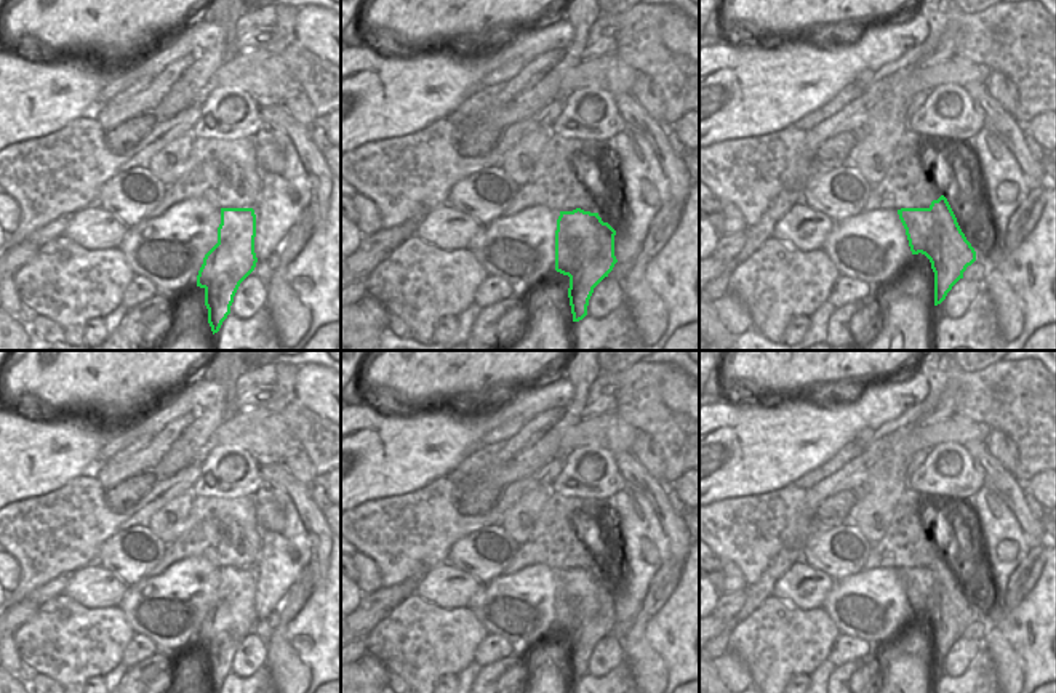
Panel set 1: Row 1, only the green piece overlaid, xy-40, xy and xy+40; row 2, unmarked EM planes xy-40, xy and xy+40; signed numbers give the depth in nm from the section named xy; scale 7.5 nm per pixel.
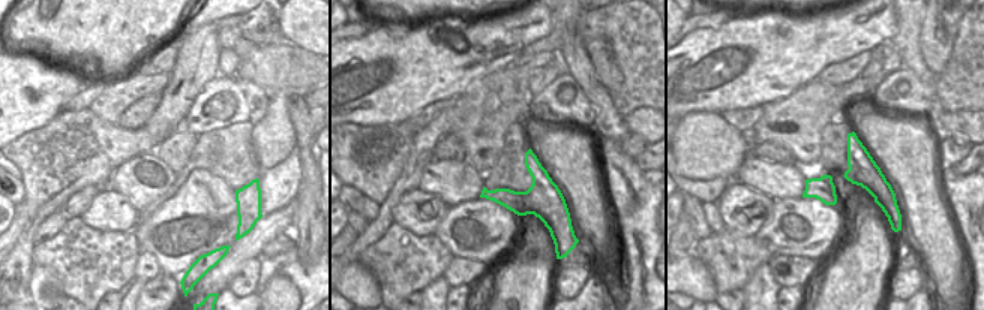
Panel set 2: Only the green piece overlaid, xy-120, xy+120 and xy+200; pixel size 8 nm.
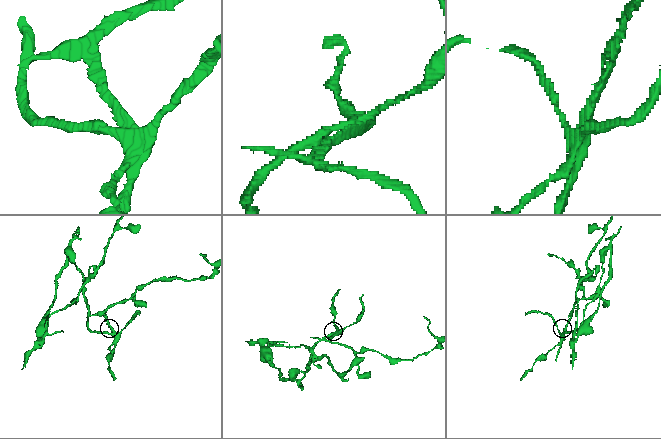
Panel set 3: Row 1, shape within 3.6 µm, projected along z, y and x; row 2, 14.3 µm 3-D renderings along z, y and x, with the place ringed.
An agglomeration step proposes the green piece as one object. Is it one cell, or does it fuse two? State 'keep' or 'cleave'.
cleave

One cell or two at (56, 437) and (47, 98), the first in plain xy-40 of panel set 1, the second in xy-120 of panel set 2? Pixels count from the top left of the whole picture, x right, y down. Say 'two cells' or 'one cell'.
one cell

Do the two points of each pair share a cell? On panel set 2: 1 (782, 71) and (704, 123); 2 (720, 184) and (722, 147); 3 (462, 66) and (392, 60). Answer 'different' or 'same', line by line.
1: different
2: different
3: same

